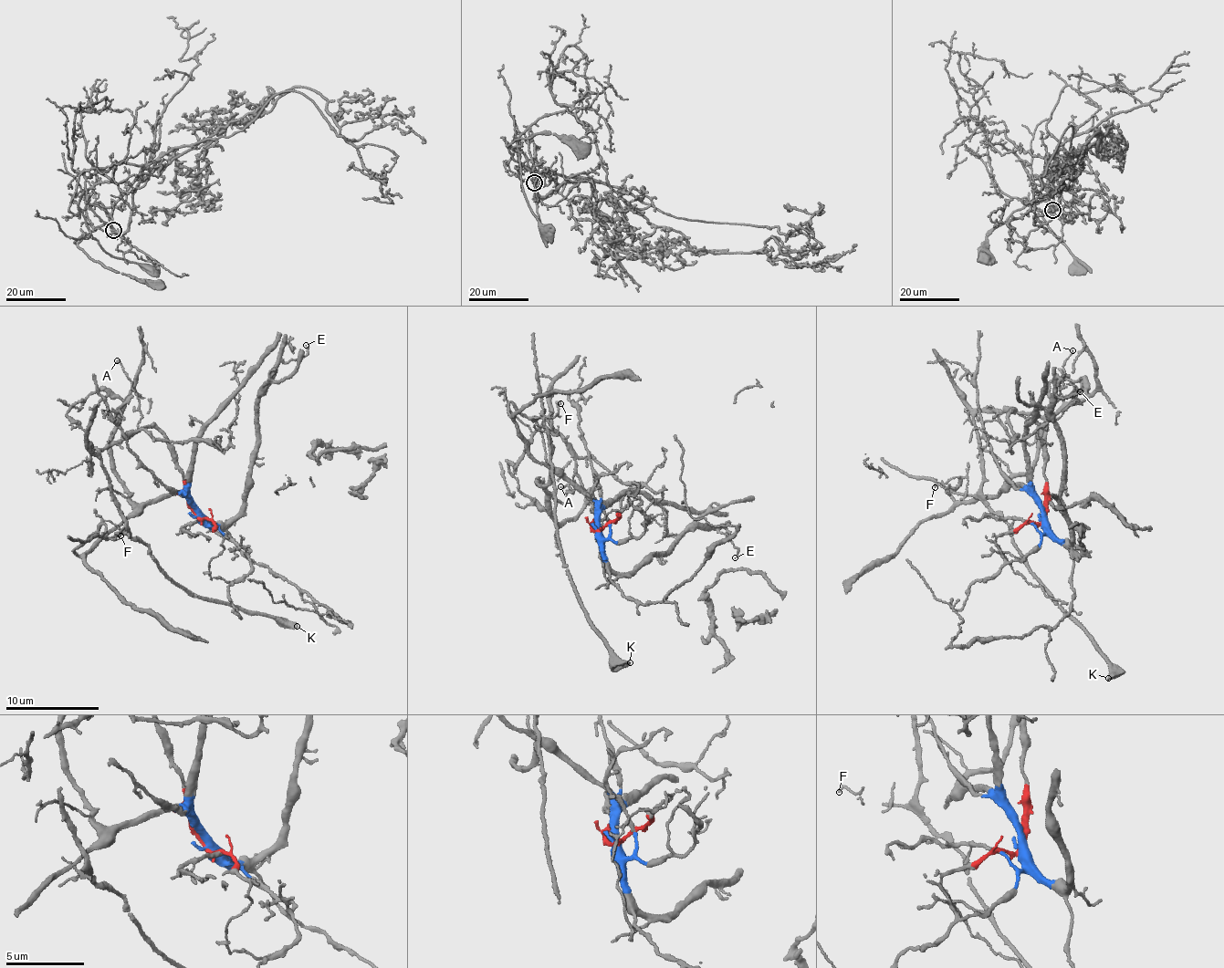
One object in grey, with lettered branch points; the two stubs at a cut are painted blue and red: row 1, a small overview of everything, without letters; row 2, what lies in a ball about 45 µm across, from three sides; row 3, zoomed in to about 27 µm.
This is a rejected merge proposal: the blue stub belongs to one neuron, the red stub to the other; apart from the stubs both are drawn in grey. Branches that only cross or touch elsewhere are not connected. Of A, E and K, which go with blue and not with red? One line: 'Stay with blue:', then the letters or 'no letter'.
Stay with blue: E

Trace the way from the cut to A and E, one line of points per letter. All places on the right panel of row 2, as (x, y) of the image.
A: (1042, 517), (1048, 428), (1043, 419), (1032, 412), (1049, 407), (1060, 392), (1062, 369), (1072, 349)
E: (1042, 515), (1056, 539), (1072, 540), (1061, 504), (1062, 435), (1051, 400), (1055, 395), (1079, 390)

